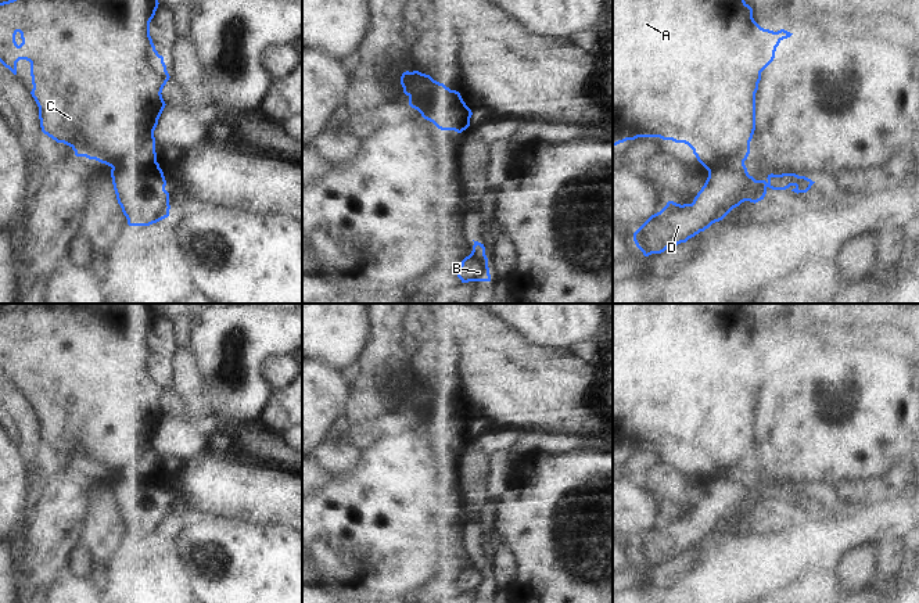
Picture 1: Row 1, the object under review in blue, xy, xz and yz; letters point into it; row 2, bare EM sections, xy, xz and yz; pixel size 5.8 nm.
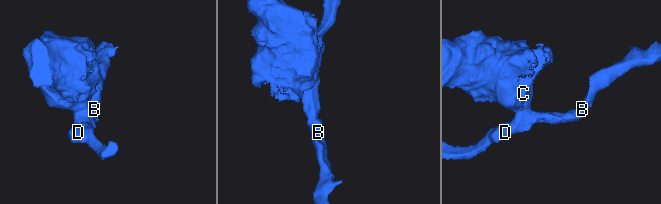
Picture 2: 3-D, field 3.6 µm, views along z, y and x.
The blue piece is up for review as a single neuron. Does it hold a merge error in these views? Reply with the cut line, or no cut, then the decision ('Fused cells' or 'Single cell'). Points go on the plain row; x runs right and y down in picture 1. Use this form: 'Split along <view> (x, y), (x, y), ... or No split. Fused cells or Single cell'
Split along xz (459, 404), (440, 408), (434, 417), (441, 423), (431, 431). Fused cells

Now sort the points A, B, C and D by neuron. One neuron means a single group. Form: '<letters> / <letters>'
A C / B D

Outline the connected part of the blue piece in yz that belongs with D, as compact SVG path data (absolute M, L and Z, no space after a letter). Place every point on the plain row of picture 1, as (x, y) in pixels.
M744 473L737 474L718 474L708 481L708 488L697 503L692 514L676 514L668 512L667 516L657 524L651 525L635 543L633 552L645 567L651 564L661 564L667 559L686 553L700 542L708 539L712 534L722 531L733 518L744 512L758 513L764 510L767 499L786 500L790 496L794 503L807 503L815 493L805 487L796 484L768 485L768 491L755 491L749 485Z

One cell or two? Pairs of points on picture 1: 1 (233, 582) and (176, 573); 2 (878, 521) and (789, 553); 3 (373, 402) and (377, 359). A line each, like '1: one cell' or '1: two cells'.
1: two cells
2: one cell
3: one cell

